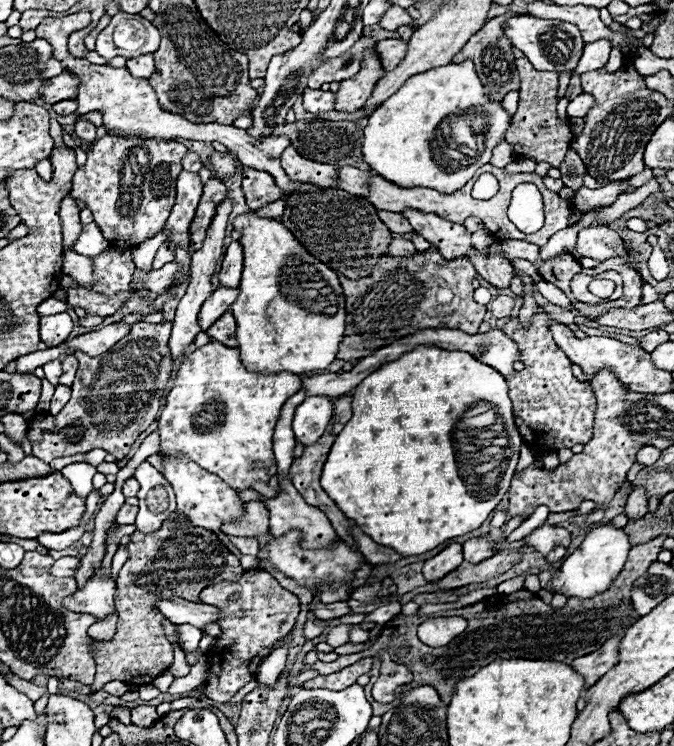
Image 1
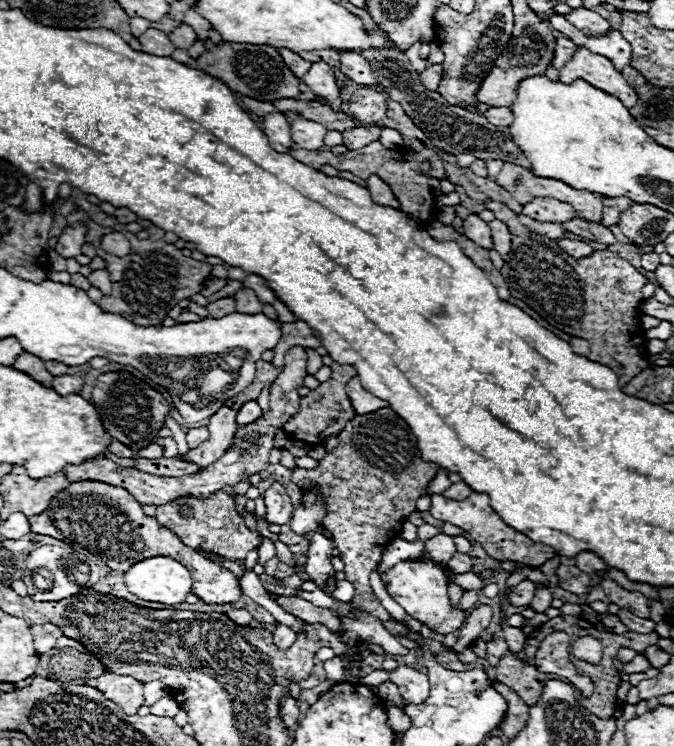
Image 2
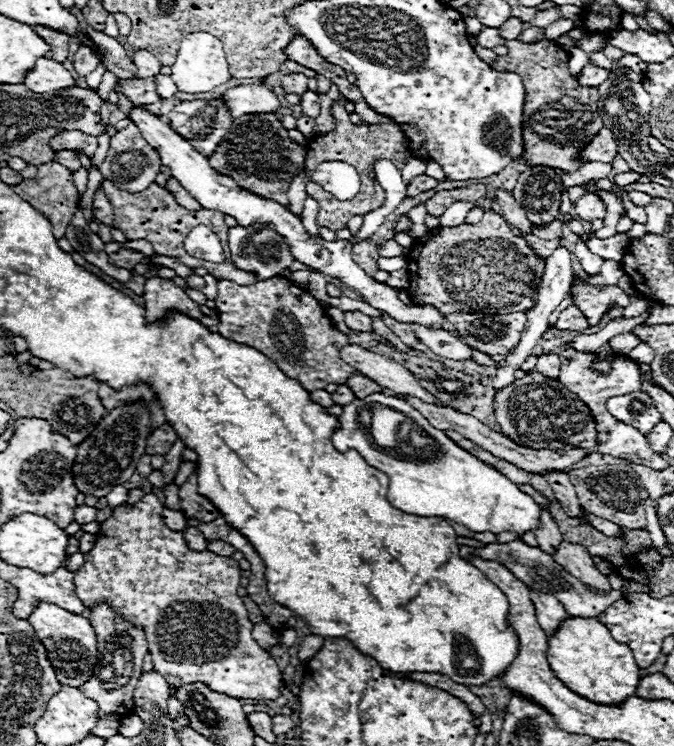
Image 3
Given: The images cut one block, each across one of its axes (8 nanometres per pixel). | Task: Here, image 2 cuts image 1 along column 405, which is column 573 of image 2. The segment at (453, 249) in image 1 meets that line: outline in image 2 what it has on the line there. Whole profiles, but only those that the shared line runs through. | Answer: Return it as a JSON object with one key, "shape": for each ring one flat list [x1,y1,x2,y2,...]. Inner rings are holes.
{"shape":[[536,198,522,208,522,214,538,220,538,222,566,222,576,216,574,208,566,202,558,202,554,198]]}

